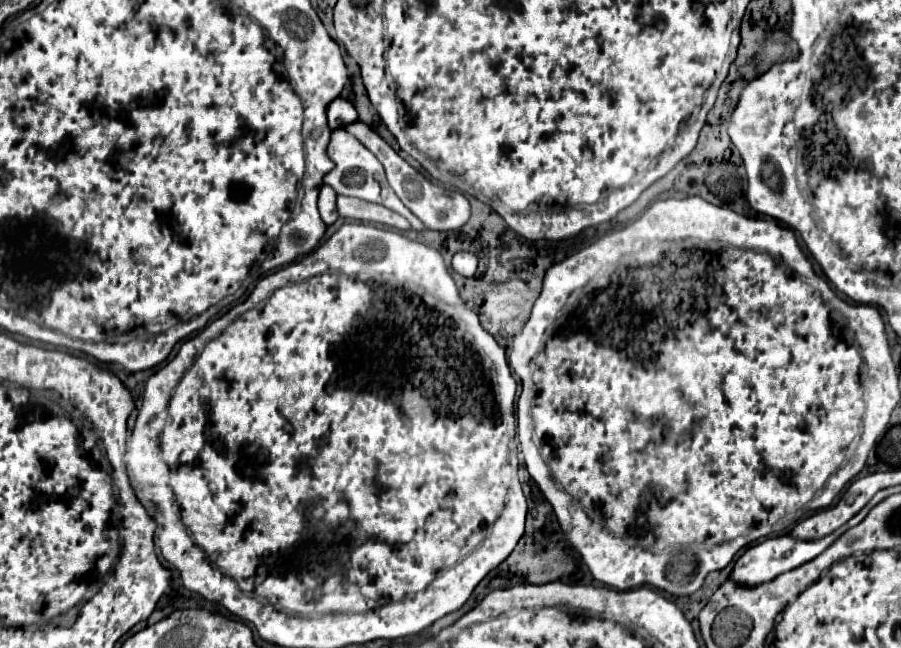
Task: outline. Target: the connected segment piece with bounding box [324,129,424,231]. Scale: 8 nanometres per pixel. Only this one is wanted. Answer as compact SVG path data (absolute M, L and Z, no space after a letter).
M334 129L332 137L330 137L330 143L328 143L328 157L334 161L334 169L324 177L324 183L330 185L338 195L350 195L350 197L358 197L358 199L364 199L364 201L370 201L370 203L380 203L380 205L400 213L402 217L406 217L414 231L424 229L422 221L418 217L414 217L408 207L402 205L402 201L396 197L392 187L388 185L384 167L380 165L376 155L370 153L356 137L352 137L344 129Z

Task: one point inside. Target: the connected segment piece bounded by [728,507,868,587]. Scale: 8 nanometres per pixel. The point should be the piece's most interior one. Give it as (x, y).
(762, 562)

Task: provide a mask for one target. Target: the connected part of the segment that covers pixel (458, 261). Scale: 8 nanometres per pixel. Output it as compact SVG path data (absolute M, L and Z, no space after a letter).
M458 251L452 257L452 269L464 277L472 277L478 267L478 257L470 251Z

